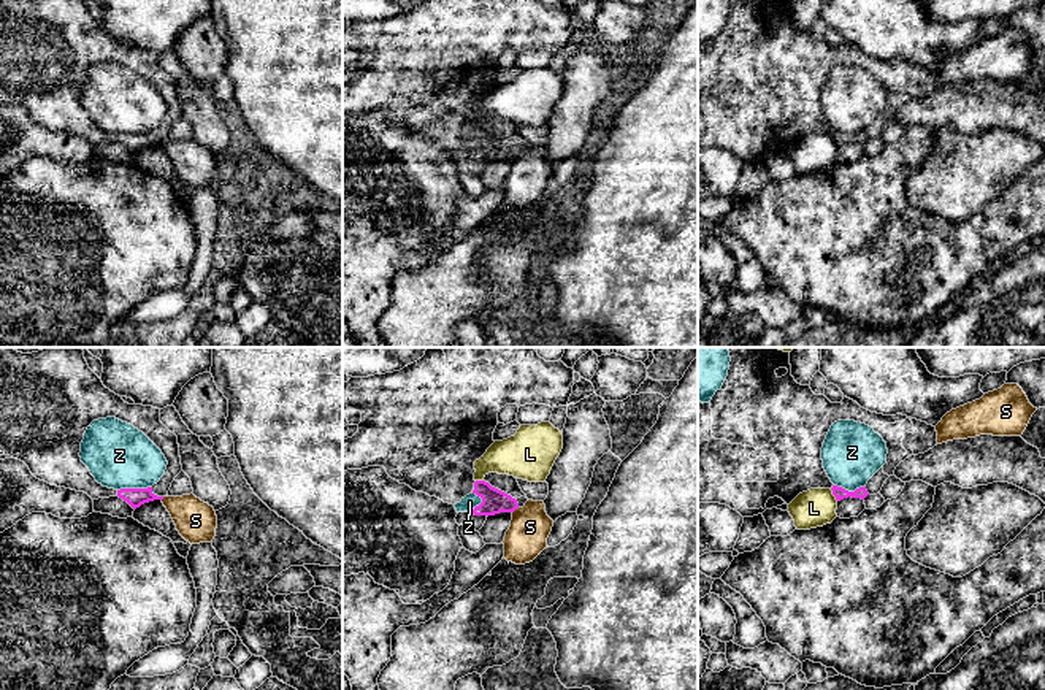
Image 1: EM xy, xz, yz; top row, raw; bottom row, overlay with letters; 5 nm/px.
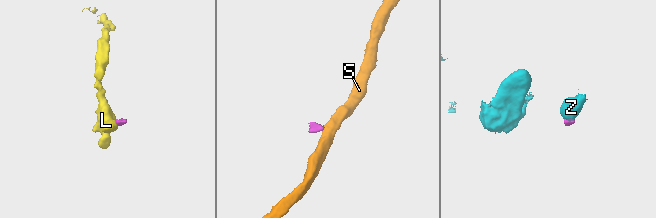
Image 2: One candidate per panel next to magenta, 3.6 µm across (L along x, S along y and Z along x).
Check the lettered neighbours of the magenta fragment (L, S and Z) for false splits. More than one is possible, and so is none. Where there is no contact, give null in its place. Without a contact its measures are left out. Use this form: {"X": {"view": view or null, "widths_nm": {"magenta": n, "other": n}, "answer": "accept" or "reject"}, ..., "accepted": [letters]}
{"L": {"view": "yz", "widths_nm": {"magenta": 60, "other": 190}, "answer": "reject"}, "S": {"view": "xz", "widths_nm": {"magenta": 130, "other": 200}, "answer": "reject"}, "Z": {"view": "xy", "widths_nm": {"magenta": 100, "other": 320}, "answer": "reject"}, "accepted": []}

